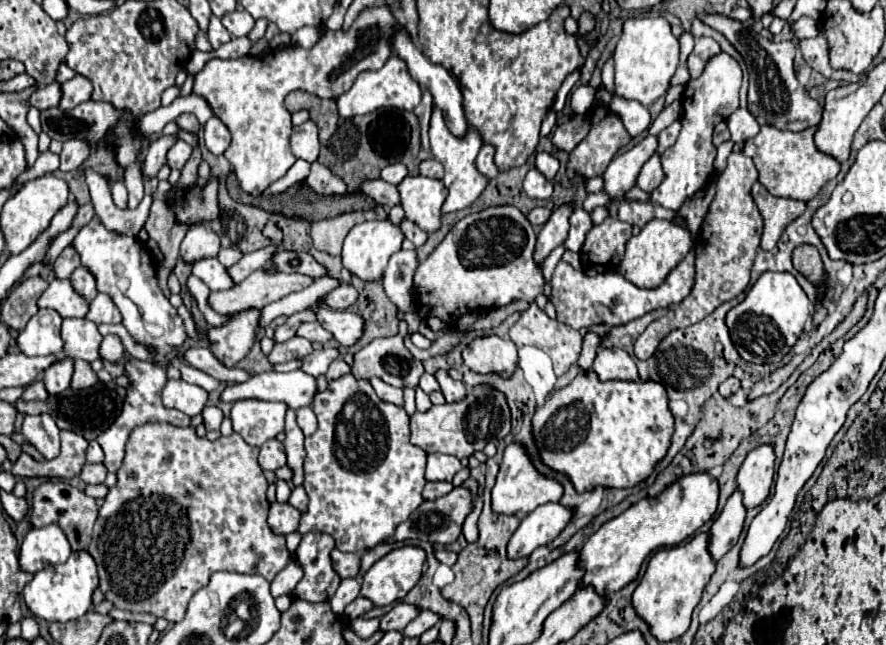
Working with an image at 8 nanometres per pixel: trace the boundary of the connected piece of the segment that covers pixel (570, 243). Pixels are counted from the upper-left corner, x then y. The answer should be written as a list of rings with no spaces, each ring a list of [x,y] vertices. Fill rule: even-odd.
[[[575,208],[569,222],[571,222],[571,230],[569,230],[569,236],[565,240],[565,248],[573,250],[573,252],[579,252],[581,246],[583,246],[587,230],[593,226],[591,214],[585,208]]]

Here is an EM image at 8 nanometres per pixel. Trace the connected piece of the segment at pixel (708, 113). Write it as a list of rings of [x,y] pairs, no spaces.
[[[719,52],[715,58],[711,58],[711,62],[707,62],[703,74],[697,80],[689,80],[685,84],[681,96],[683,104],[681,132],[677,142],[661,154],[665,178],[659,184],[659,188],[651,192],[651,202],[677,210],[689,196],[693,196],[709,182],[709,178],[713,176],[713,160],[715,160],[715,146],[711,144],[711,134],[719,122],[727,120],[727,116],[735,108],[739,108],[741,78],[743,72],[739,62],[733,56]]]

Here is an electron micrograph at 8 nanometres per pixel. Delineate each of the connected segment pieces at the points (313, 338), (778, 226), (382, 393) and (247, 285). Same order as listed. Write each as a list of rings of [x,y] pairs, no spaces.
[[[305,322],[303,326],[299,326],[297,336],[307,338],[309,342],[321,342],[321,344],[331,340],[331,332],[323,330],[323,326],[319,322]]]
[[[759,182],[753,184],[751,194],[753,194],[753,200],[755,200],[755,204],[757,204],[757,208],[765,220],[765,228],[763,228],[763,236],[761,236],[761,248],[771,250],[771,248],[775,248],[783,230],[797,216],[803,214],[805,202],[799,202],[793,198],[775,198]]]
[[[371,378],[369,380],[373,390],[377,392],[377,396],[385,402],[391,402],[391,404],[397,404],[397,406],[403,406],[403,390],[401,388],[395,388],[395,386],[389,386],[385,384],[381,378]]]
[[[257,270],[231,290],[211,292],[209,304],[219,314],[227,316],[247,308],[263,308],[291,292],[307,288],[309,284],[313,284],[313,278],[307,278],[303,274],[267,274],[263,270]]]

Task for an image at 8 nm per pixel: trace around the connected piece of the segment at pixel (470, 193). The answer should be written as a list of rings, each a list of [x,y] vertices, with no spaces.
[[[433,108],[431,128],[429,128],[429,138],[431,138],[431,152],[433,152],[433,156],[445,166],[443,184],[447,186],[449,194],[447,194],[447,200],[445,200],[445,204],[443,204],[443,214],[449,214],[449,212],[463,210],[463,208],[471,206],[471,204],[479,198],[479,194],[485,190],[485,186],[487,186],[487,178],[485,178],[483,174],[479,174],[477,168],[475,168],[477,152],[479,152],[479,148],[483,146],[479,134],[477,134],[475,130],[469,130],[467,136],[465,136],[463,140],[455,138],[455,136],[447,130],[441,110]]]

